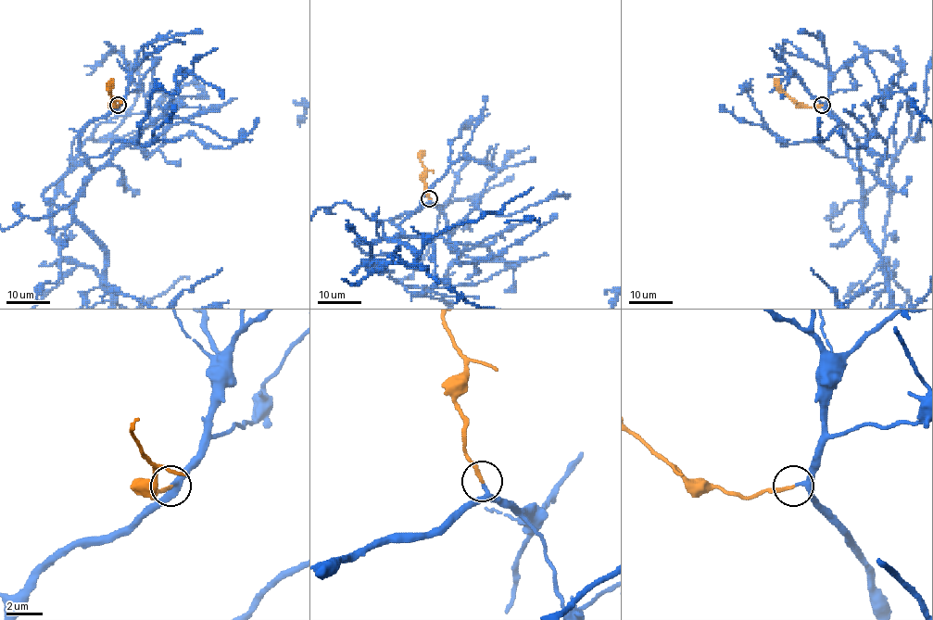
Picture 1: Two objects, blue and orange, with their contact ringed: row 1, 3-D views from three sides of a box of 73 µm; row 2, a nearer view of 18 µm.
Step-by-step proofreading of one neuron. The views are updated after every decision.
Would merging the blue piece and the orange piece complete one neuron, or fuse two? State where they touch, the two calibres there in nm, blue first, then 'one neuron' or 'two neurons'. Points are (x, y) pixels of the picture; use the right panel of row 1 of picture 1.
at (822, 105); 200 nm thick on the blue side, 200 nm on the other; one neuron

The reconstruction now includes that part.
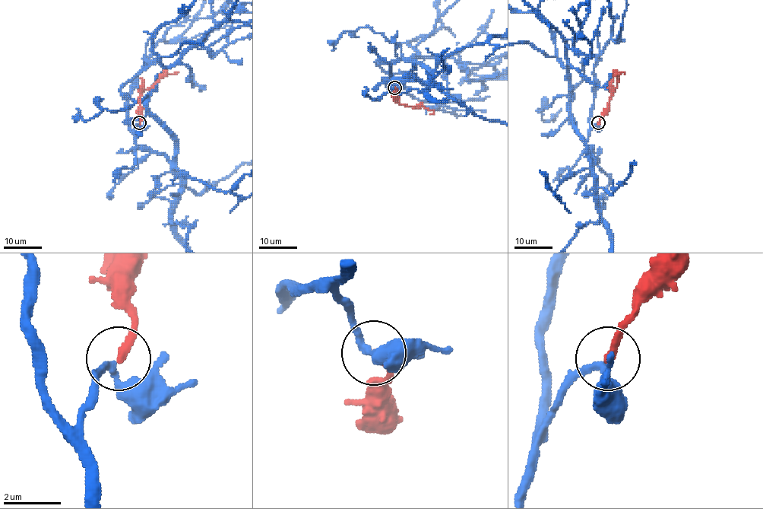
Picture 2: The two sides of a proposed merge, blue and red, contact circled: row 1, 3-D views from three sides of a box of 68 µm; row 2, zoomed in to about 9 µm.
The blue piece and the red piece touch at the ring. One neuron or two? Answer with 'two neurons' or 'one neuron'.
one neuron

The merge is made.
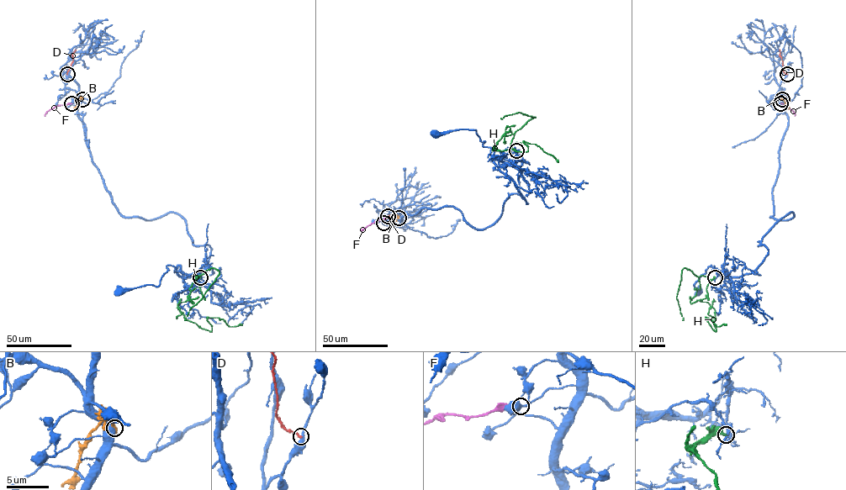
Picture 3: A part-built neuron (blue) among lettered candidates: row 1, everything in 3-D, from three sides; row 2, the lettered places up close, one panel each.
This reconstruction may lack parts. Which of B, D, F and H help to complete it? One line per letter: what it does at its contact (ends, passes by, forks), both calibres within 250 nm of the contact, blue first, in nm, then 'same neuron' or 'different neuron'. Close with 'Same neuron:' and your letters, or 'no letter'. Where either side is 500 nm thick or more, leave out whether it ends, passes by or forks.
B: 700 nm thick on the blue side, 320 nm on the other; different neuron
D: it ends there; 440 nm thick on the blue side, 180 nm on the other; different neuron
F: it ends there; 320 nm thick on the blue side, 200 nm on the other; different neuron
H: it ends there; 190 nm thick on the blue side, 240 nm on the other; different neuron
Same neuron: no letter

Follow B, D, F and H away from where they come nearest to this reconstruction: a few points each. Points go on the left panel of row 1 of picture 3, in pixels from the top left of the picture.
B: (81, 99), (81, 97), (74, 108)
D: (67, 74), (76, 50)
F: (71, 103), (59, 105), (44, 116)
H: (200, 278), (189, 288), (193, 303), (177, 304), (184, 318), (210, 331), (207, 318), (242, 324)

